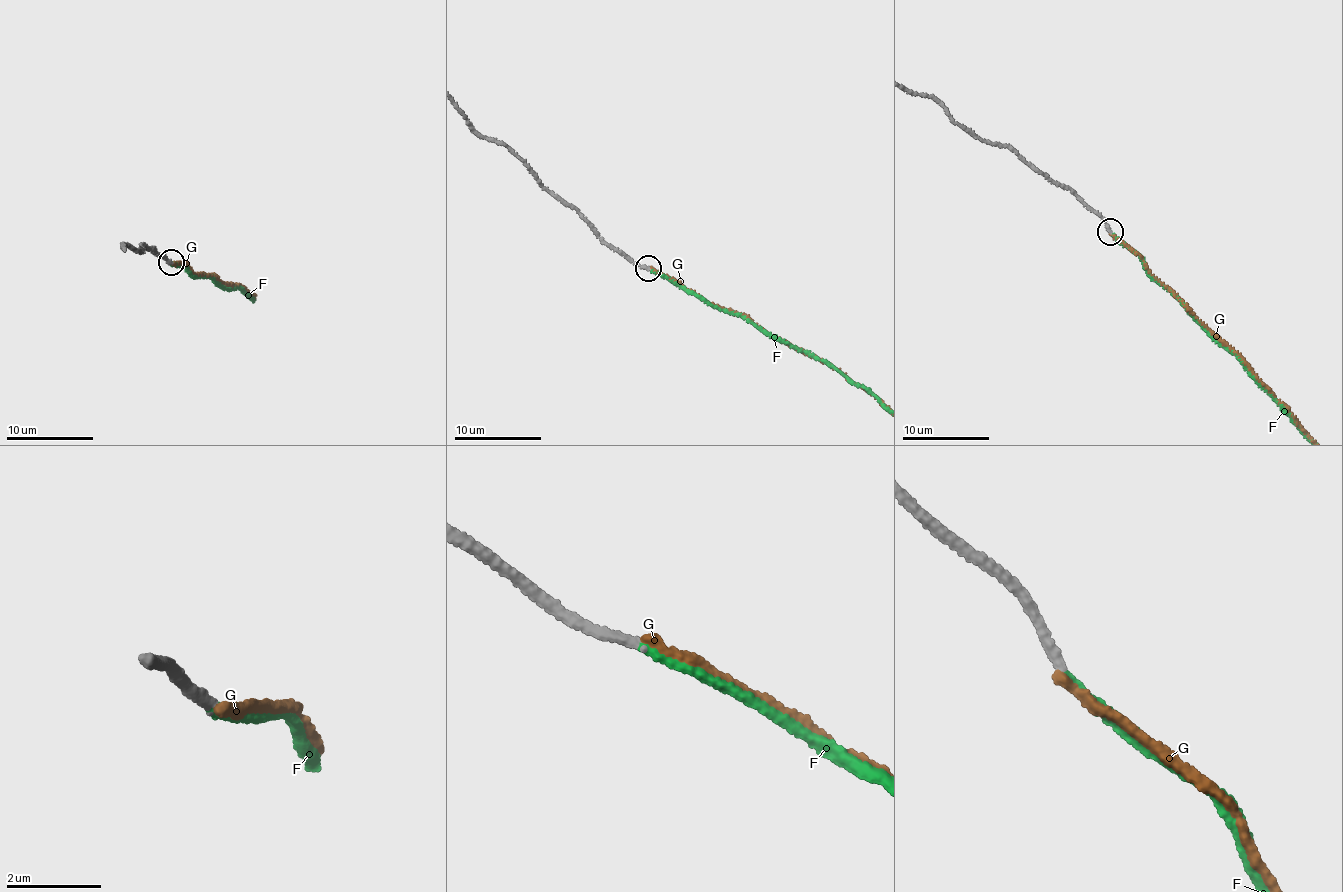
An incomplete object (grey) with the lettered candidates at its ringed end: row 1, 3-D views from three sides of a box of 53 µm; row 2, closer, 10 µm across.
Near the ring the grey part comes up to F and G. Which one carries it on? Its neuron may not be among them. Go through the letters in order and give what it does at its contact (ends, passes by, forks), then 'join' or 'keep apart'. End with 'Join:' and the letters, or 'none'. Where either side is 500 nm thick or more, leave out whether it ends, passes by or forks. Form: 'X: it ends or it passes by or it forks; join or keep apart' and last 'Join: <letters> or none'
F: it ends; join
G: it ends; keep apart
Join: F

